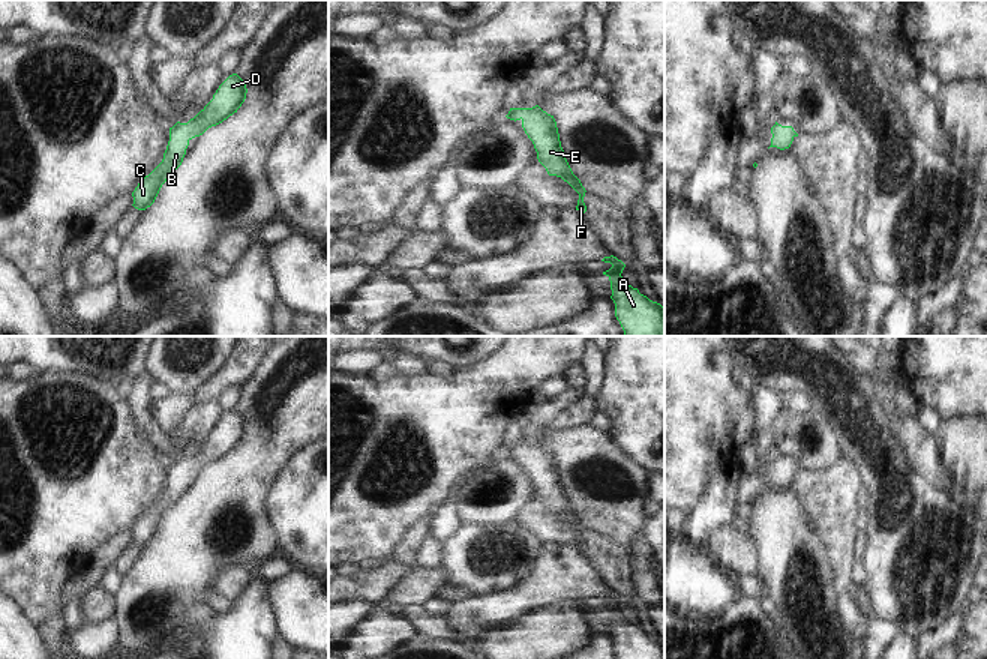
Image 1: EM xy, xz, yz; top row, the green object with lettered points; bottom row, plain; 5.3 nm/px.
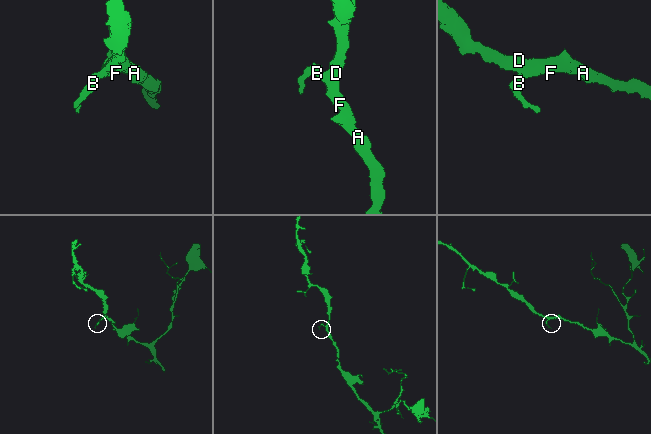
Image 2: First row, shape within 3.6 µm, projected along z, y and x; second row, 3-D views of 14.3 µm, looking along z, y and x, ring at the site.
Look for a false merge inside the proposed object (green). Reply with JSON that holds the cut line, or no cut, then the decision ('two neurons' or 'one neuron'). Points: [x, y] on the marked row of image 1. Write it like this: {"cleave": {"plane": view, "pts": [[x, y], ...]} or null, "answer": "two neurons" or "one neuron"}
{"cleave": null, "answer": "one neuron"}

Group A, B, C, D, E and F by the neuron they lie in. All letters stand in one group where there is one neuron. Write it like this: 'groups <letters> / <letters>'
groups A B C D E F

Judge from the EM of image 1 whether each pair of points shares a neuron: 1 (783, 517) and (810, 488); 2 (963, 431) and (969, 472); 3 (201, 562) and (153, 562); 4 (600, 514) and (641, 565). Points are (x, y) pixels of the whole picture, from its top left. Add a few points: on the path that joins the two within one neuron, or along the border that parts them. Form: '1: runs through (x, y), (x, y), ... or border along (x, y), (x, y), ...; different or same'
1: border along (786, 485), (800, 512), (816, 532); different
2: runs through (969, 442), (969, 461); same
3: runs through (189, 562), (165, 562); same
4: border along (644, 535), (629, 548); different

